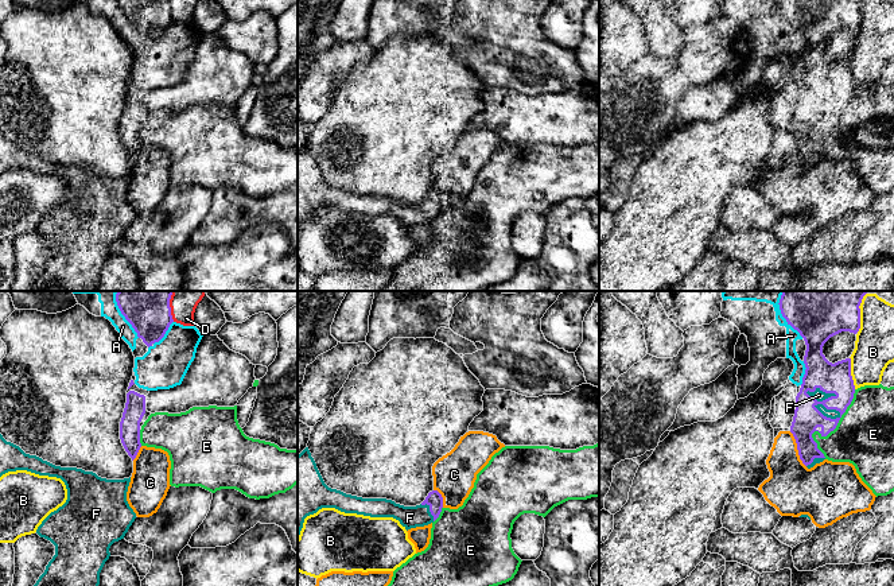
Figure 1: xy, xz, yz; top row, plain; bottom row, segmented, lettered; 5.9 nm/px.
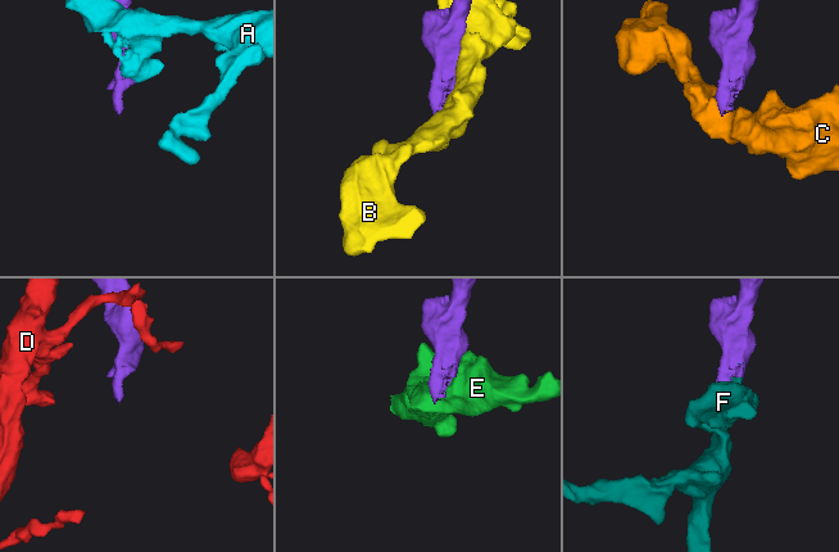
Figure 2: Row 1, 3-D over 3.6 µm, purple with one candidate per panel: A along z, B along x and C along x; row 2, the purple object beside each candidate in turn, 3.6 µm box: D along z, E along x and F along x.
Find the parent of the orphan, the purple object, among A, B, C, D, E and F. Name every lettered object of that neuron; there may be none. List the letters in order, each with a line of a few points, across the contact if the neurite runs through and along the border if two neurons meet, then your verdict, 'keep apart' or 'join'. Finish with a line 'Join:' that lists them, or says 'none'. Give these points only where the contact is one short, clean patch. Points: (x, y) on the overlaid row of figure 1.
A: keep apart
B: keep apart
C: keep apart
D: keep apart
E: keep apart
F: join
Join: F

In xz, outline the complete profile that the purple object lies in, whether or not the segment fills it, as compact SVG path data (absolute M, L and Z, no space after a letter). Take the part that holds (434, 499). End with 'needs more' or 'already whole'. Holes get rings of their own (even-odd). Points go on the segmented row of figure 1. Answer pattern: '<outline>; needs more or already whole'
M308 447L298 455L298 539L304 519L322 508L370 517L393 517L408 531L434 523L443 508L438 490L428 493L416 507L404 507L386 498L362 498L329 488L311 457Z; needs more

